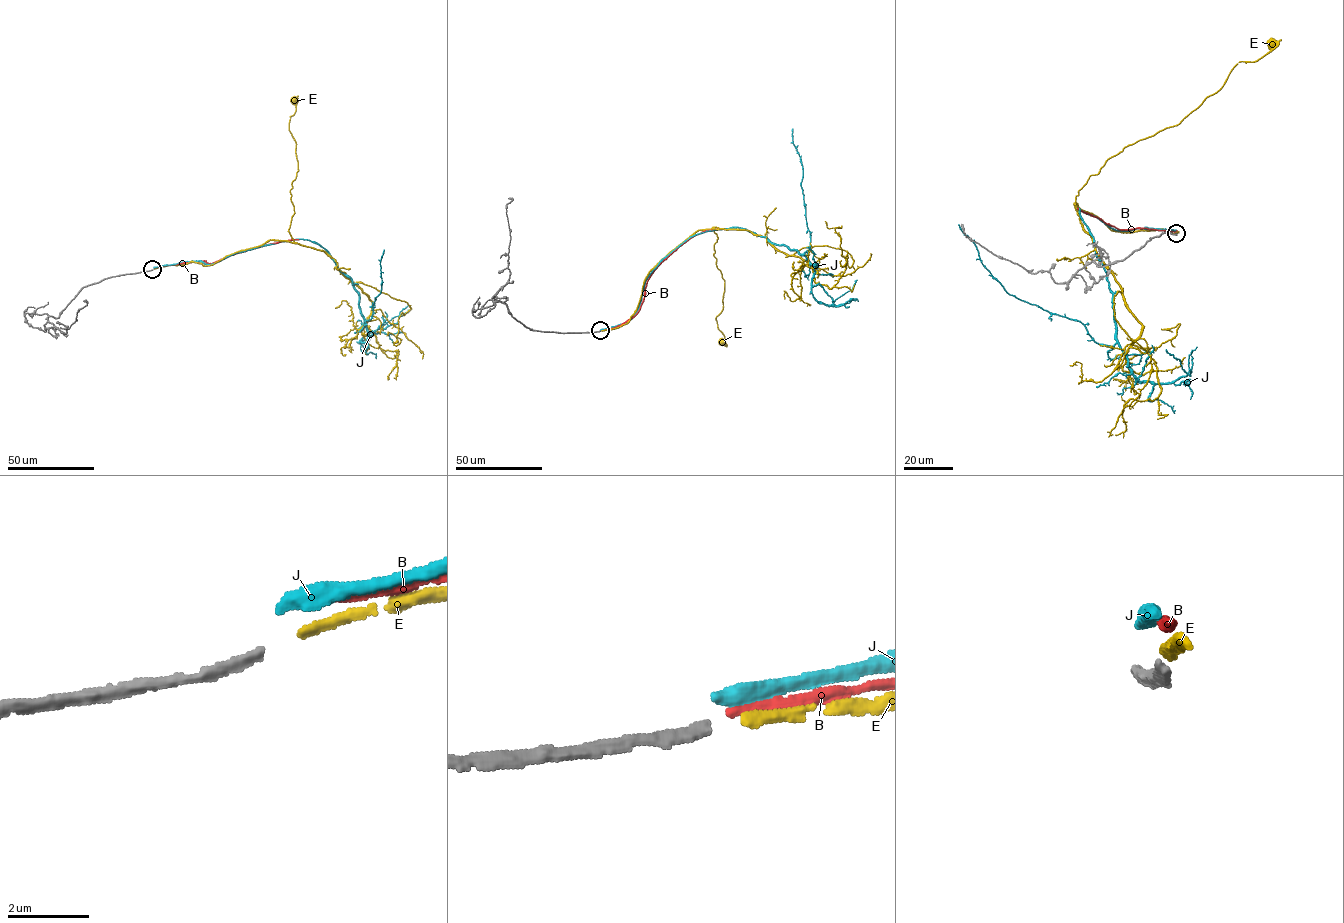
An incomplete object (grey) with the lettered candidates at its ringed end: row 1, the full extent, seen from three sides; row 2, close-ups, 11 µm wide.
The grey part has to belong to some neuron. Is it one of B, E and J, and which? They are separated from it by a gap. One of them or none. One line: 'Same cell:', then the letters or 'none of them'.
Same cell: E

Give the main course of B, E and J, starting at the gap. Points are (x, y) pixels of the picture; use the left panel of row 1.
B: (154, 267), (203, 260), (210, 264), (266, 244), (299, 239)
E: (154, 269), (212, 265), (270, 240), (294, 242), (289, 191), (298, 170), (288, 124), (294, 100)
J: (153, 268), (195, 261), (210, 265), (270, 244), (310, 240), (351, 279), (366, 320), (380, 294), (384, 250)

